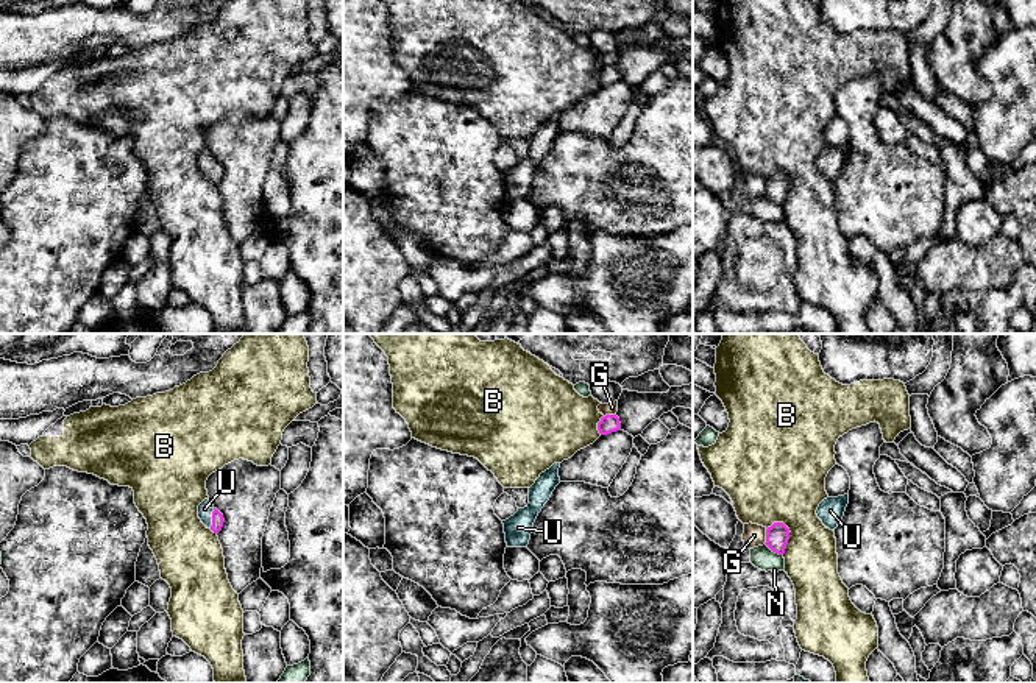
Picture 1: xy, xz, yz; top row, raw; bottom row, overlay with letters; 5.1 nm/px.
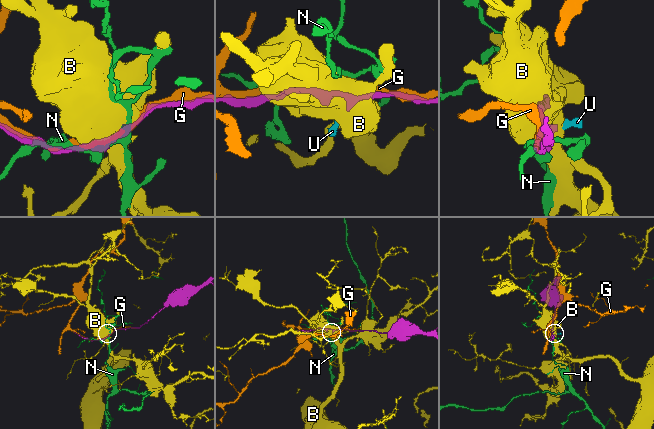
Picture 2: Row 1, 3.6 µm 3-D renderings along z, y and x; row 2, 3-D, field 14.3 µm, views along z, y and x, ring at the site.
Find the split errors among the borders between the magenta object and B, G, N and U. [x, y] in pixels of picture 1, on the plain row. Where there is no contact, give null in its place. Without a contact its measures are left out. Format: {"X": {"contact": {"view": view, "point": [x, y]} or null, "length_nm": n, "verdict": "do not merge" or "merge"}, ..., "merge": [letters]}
{"B": {"contact": {"view": "yz", "point": [788, 186]}, "length_nm": 180, "verdict": "do not merge"}, "G": {"contact": {"view": "yz", "point": [766, 187]}, "length_nm": 80, "verdict": "do not merge"}, "N": {"contact": {"view": "yz", "point": [774, 201]}, "length_nm": 120, "verdict": "do not merge"}, "U": {"contact": {"view": "xy", "point": [212, 169]}, "length_nm": 110, "verdict": "merge"}, "merge": ["U"]}

